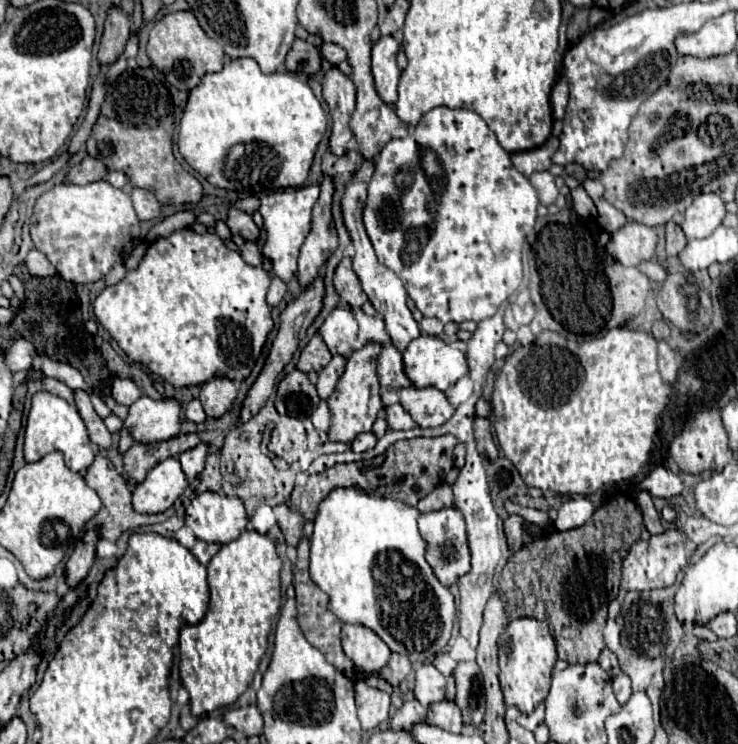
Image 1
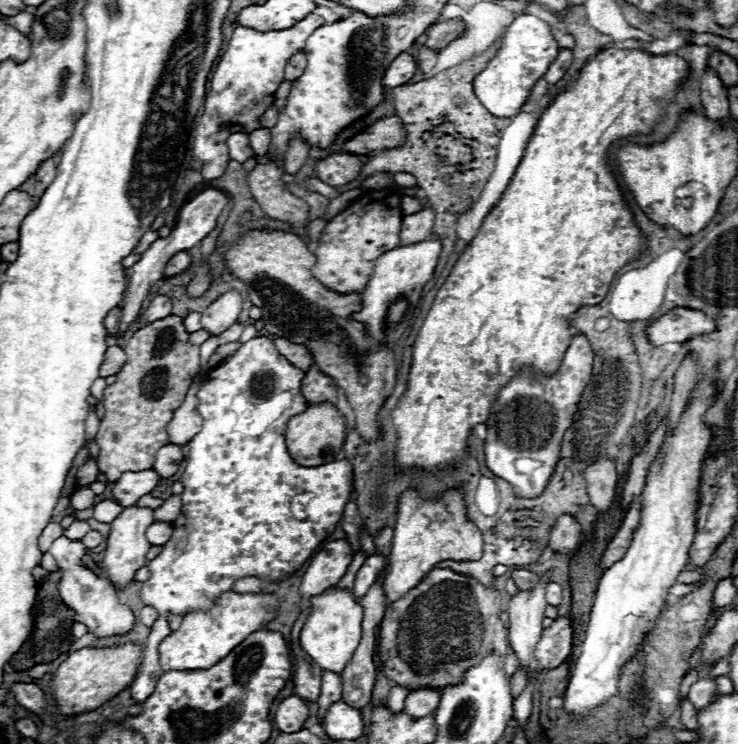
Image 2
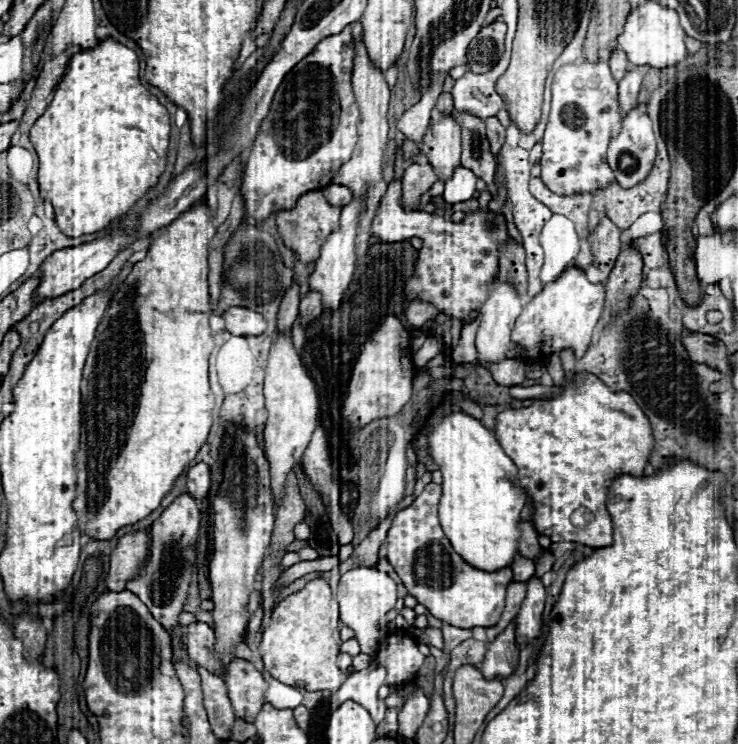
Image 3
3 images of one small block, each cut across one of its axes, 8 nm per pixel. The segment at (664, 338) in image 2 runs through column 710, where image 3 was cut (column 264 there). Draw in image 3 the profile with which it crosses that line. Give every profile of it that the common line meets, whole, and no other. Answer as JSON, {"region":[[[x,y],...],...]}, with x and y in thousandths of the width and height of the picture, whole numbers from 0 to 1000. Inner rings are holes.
{"region":[[[312,411],[309,417],[304,417],[301,427],[306,433],[306,446],[320,452],[350,452],[360,444],[360,430],[355,427],[355,422],[336,414]]]}

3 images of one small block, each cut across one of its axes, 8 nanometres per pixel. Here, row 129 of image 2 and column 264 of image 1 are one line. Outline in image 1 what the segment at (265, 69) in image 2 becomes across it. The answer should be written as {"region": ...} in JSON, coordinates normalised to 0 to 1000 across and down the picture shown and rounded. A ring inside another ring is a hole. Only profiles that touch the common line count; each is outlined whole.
{"region":[[[431,250],[396,253],[396,258],[369,258],[363,263],[355,263],[355,277],[350,281],[358,293],[358,309],[360,309],[360,325],[355,331],[355,341],[360,349],[369,352],[369,366],[385,379],[393,379],[401,368],[404,341],[412,320],[423,306],[423,280],[428,277],[431,263],[434,263]]]}

